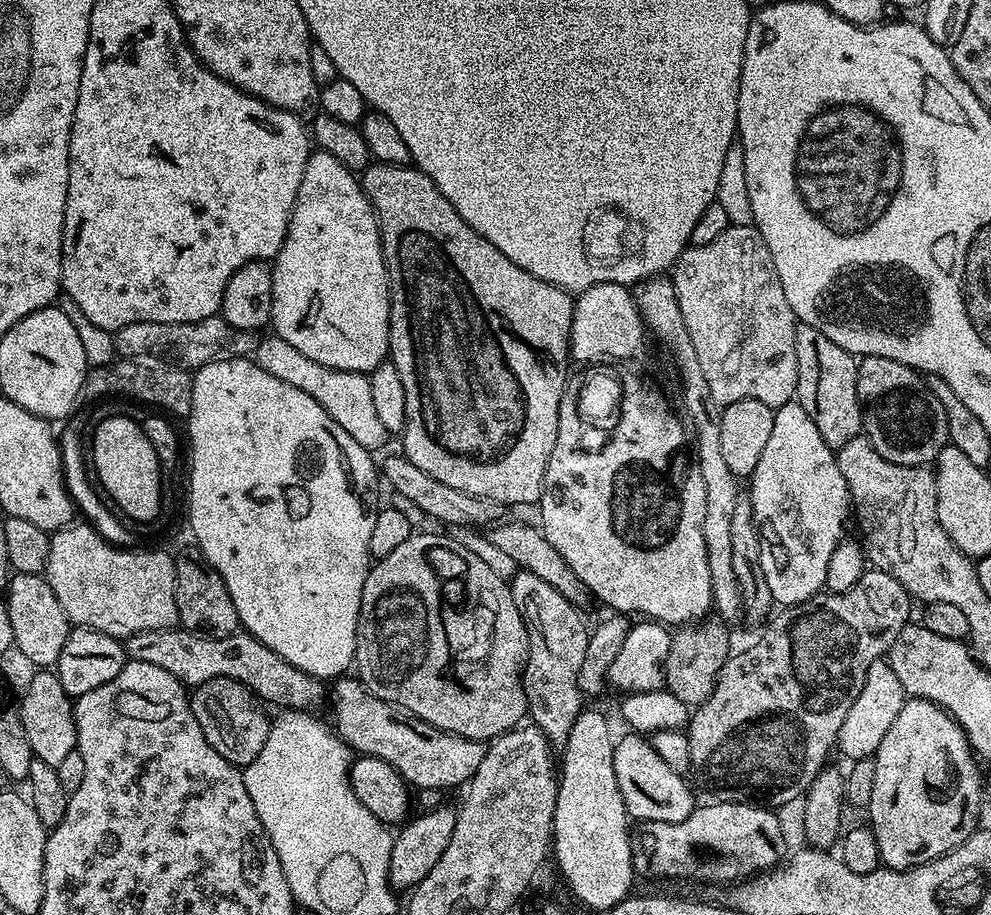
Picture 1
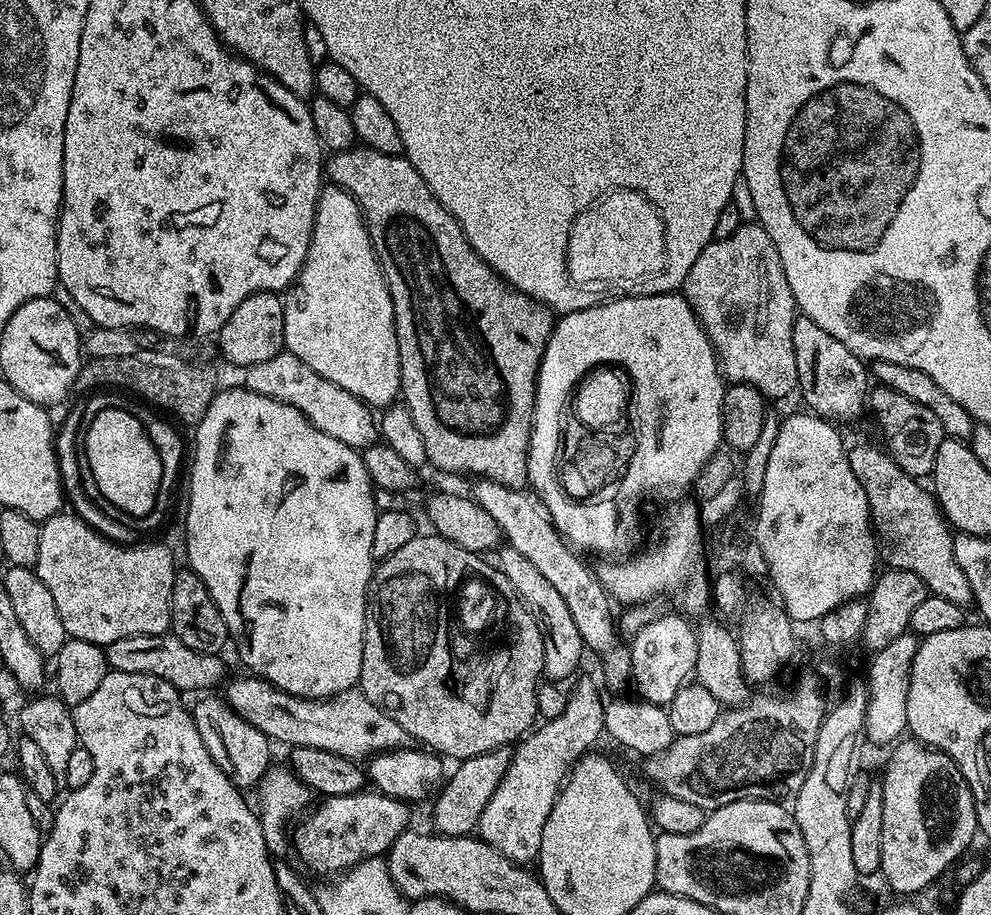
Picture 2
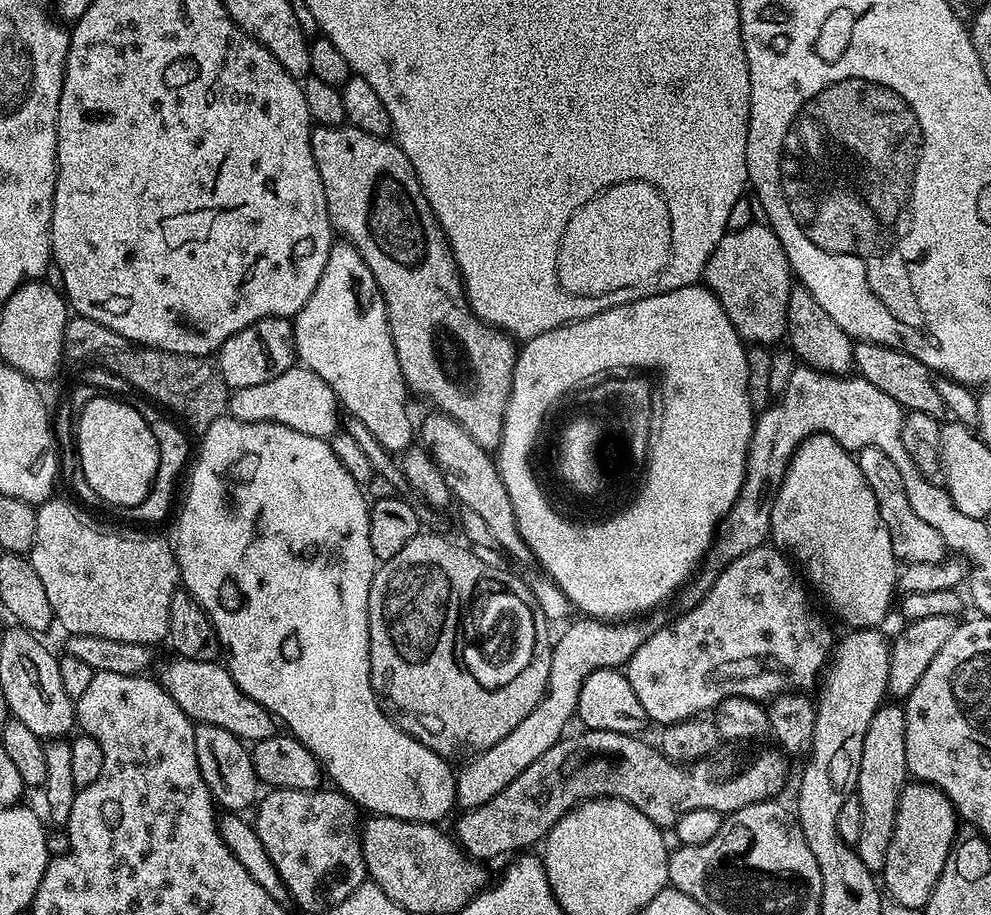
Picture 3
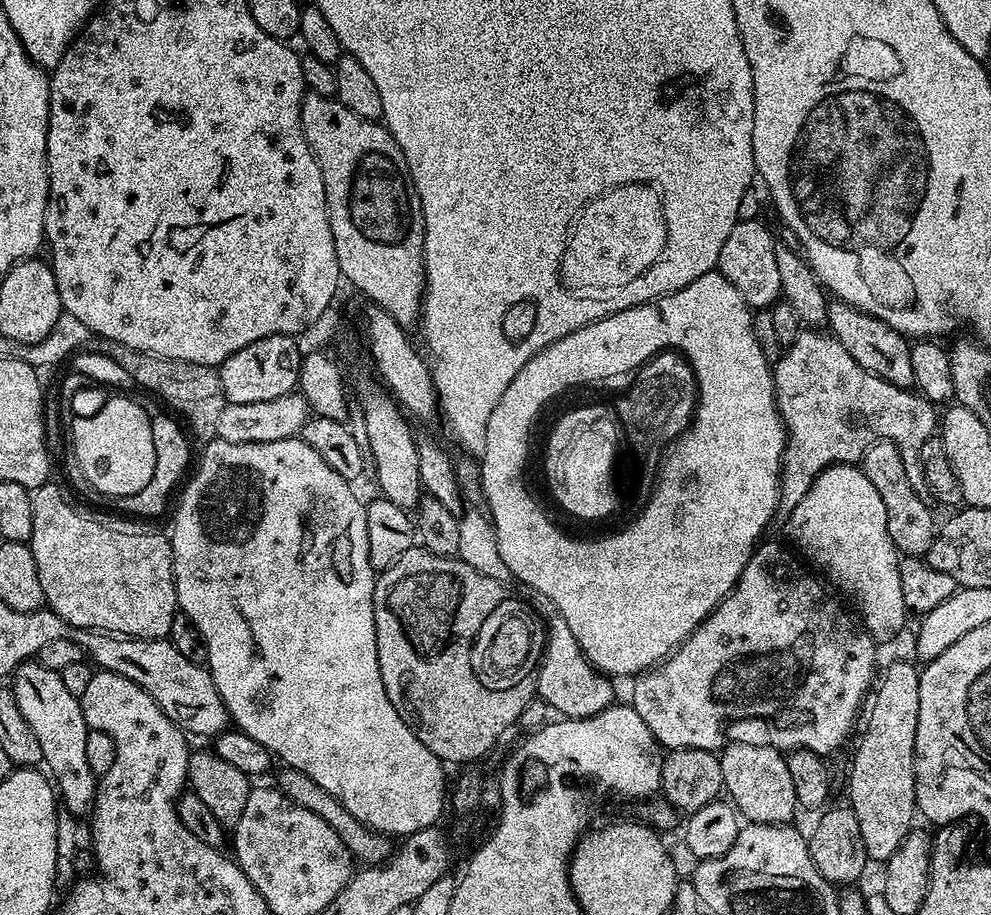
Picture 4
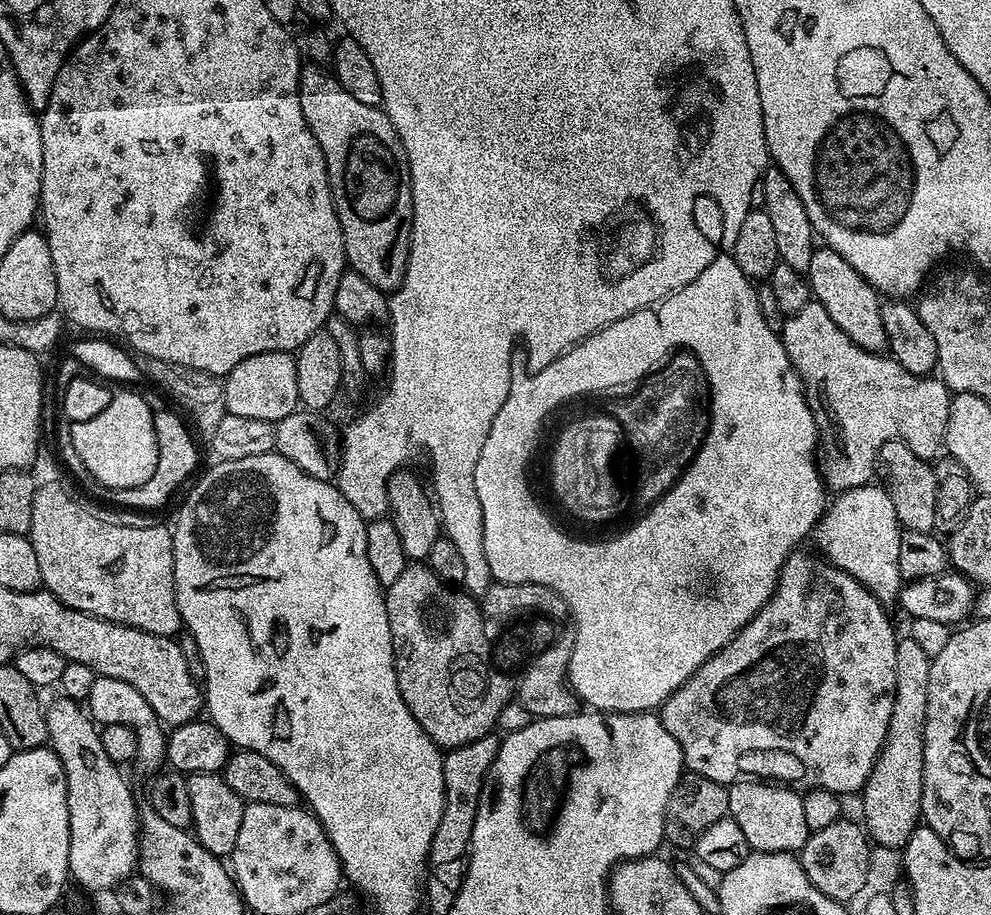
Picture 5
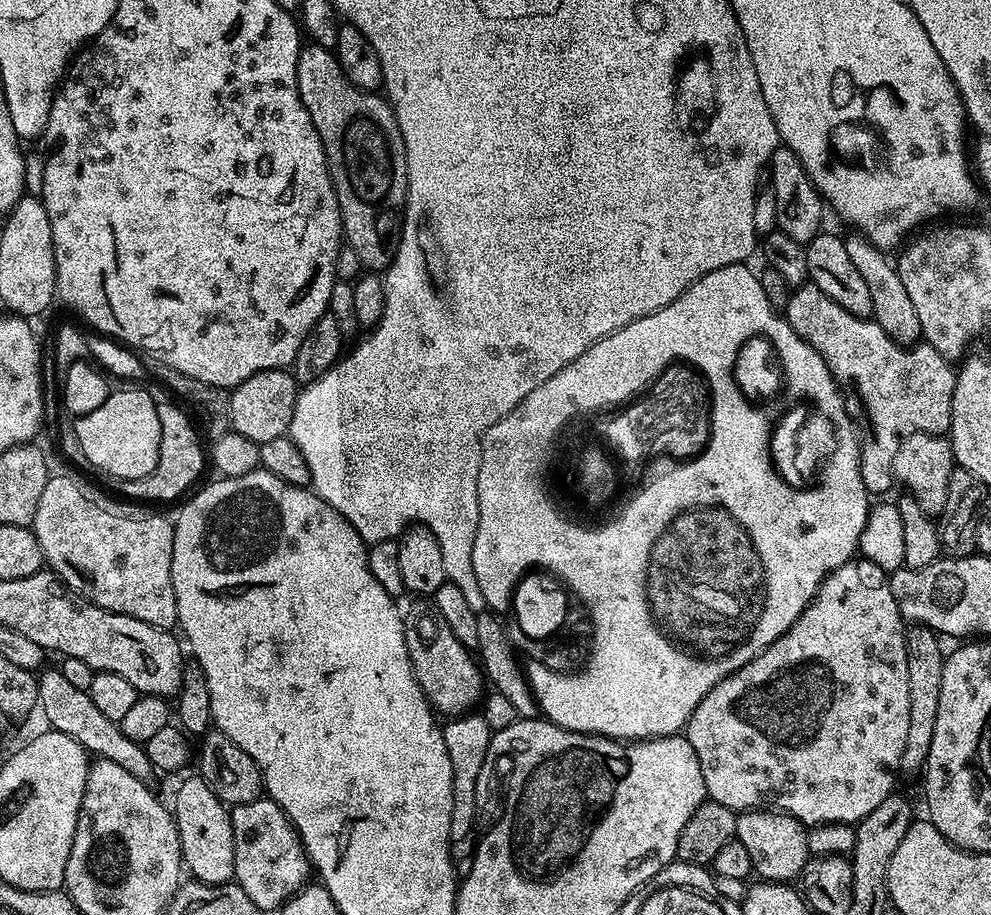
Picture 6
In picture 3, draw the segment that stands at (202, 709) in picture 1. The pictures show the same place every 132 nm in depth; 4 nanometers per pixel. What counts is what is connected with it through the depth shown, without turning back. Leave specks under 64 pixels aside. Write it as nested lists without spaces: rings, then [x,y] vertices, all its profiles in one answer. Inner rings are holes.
[[[196,724],[195,729],[198,766],[213,801],[221,809],[237,814],[243,813],[243,808],[251,809],[258,800],[258,781],[252,765],[252,754],[245,741],[230,734],[230,730],[222,730],[222,726]]]

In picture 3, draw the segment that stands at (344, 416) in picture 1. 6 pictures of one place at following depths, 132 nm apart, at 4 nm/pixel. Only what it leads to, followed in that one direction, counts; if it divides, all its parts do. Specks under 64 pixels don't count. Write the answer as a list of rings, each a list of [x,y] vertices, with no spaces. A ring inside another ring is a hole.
[[[293,366],[278,378],[262,382],[258,386],[237,388],[229,395],[227,415],[247,424],[281,424],[290,426],[302,434],[328,438],[337,431],[336,408],[338,401],[332,388],[318,374],[303,366]]]

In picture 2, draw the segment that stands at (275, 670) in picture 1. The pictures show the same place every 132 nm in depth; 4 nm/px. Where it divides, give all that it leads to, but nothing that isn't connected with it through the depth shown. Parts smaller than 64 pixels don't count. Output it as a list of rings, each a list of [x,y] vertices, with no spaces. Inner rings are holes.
[[[174,634],[118,638],[113,644],[107,645],[106,655],[109,669],[130,674],[145,672],[148,676],[157,676],[170,682],[185,693],[196,692],[199,688],[208,688],[211,684],[218,683],[224,672],[224,664],[219,660],[219,655],[195,652]]]

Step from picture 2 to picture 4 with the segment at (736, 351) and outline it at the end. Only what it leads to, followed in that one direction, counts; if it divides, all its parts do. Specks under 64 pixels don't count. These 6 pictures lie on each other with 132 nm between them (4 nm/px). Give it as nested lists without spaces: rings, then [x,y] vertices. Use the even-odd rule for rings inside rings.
[[[747,218],[737,220],[734,230],[730,230],[726,243],[722,245],[718,270],[727,280],[734,282],[734,290],[742,294],[744,301],[753,310],[767,309],[781,299],[777,247],[778,241],[762,221]]]

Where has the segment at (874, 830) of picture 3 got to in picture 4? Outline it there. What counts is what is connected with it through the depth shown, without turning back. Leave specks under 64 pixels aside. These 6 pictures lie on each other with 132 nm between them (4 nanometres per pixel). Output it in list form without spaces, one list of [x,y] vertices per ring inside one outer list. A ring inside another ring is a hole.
[[[896,660],[885,672],[883,669],[879,673],[867,709],[868,725],[856,744],[852,765],[848,768],[847,803],[854,818],[858,818],[862,842],[866,842],[866,854],[872,862],[887,862],[894,850],[902,846],[909,832],[913,831],[912,819],[918,816],[914,782],[914,734],[918,730],[921,669],[909,660]]]

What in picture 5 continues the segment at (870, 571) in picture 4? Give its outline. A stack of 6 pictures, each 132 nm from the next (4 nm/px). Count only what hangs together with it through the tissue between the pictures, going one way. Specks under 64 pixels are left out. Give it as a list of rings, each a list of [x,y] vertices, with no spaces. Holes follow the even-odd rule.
[[[867,484],[839,493],[836,501],[827,505],[814,533],[814,541],[820,547],[819,555],[827,563],[850,574],[862,586],[866,586],[888,606],[900,595],[902,581],[898,570],[898,546],[900,545],[900,519],[894,514],[894,502],[888,489]]]

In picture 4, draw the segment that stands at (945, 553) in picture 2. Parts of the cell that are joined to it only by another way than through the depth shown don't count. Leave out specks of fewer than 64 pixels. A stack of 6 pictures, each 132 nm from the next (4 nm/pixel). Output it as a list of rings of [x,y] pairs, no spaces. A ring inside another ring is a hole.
[[[879,440],[877,444],[870,446],[870,450],[866,450],[862,467],[866,478],[870,478],[874,490],[878,490],[878,495],[882,497],[882,506],[886,506],[886,526],[890,530],[890,538],[897,553],[923,557],[932,545],[938,524],[937,521],[932,521],[932,512],[928,509],[929,501],[916,492],[914,486],[910,486],[910,478],[906,478],[906,466],[902,462],[898,446],[894,446],[894,442],[889,440]]]

